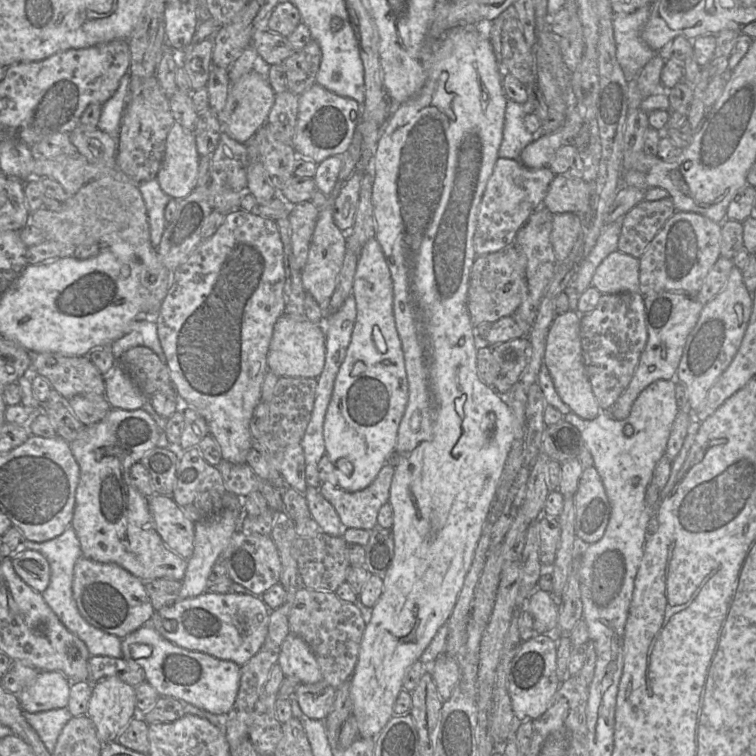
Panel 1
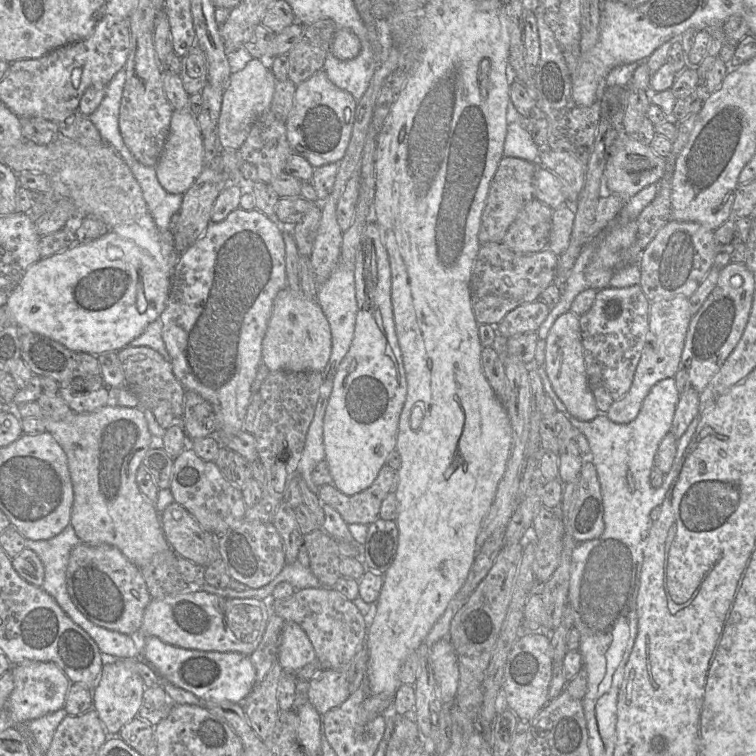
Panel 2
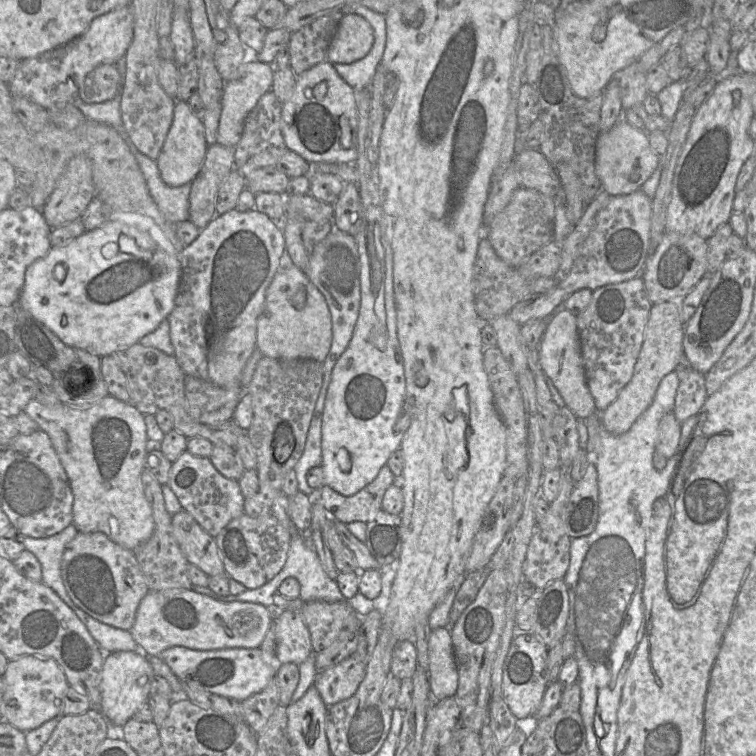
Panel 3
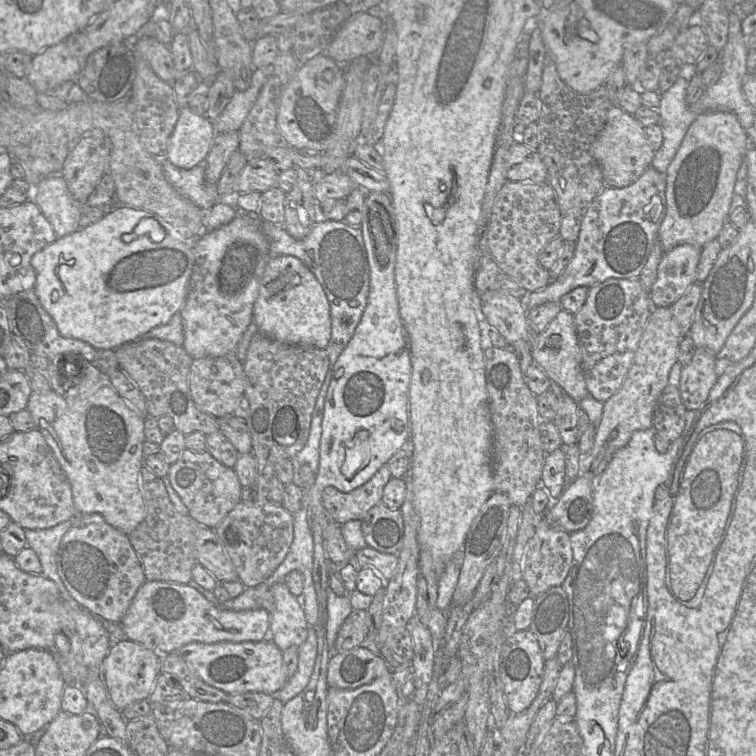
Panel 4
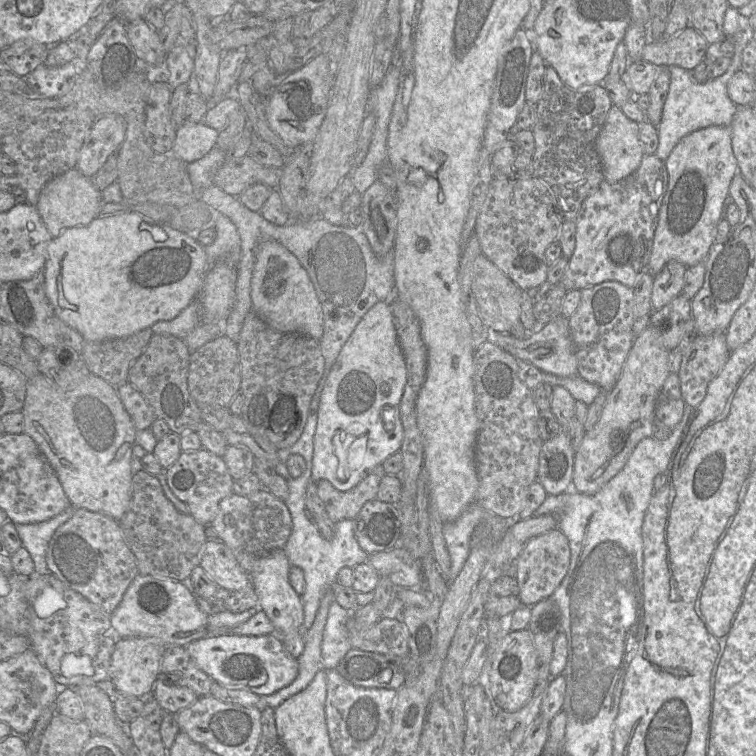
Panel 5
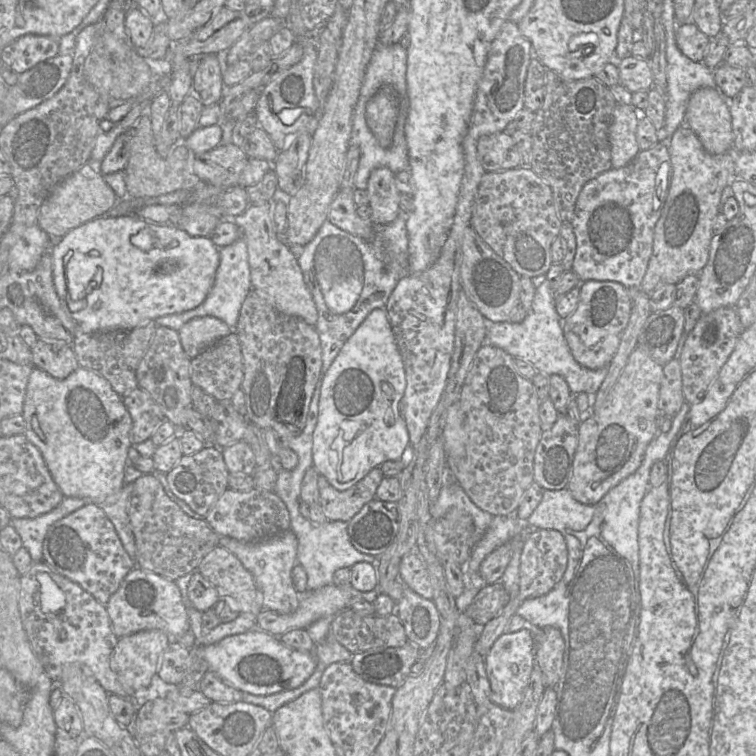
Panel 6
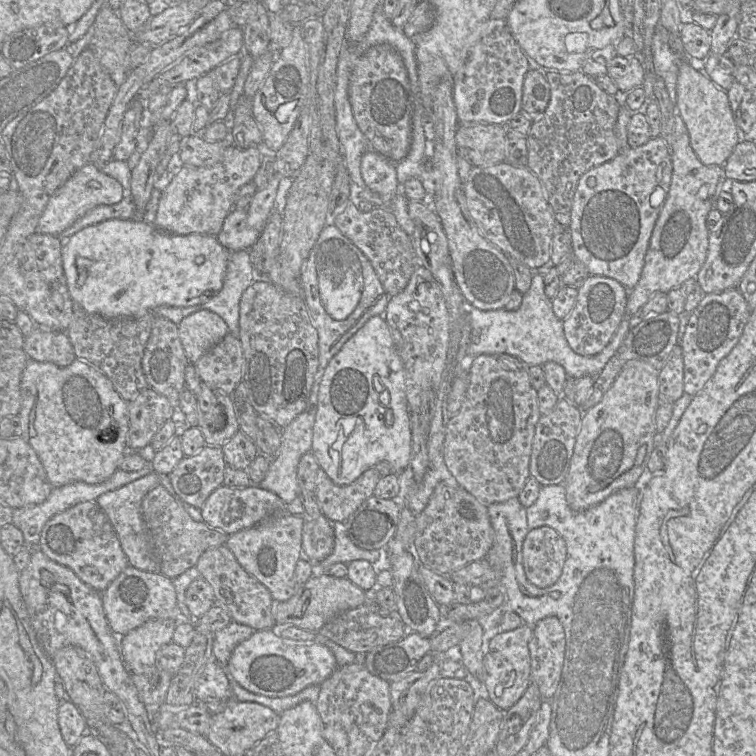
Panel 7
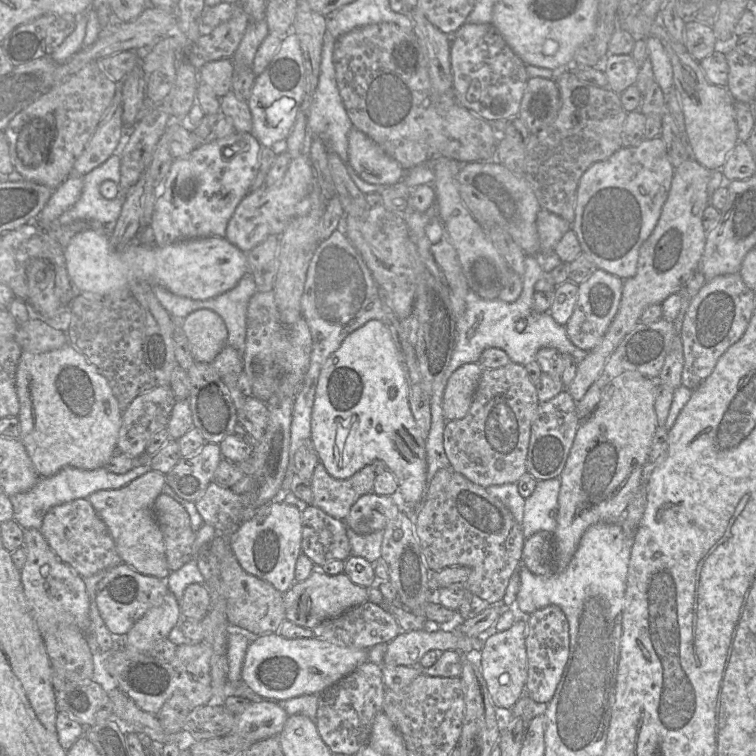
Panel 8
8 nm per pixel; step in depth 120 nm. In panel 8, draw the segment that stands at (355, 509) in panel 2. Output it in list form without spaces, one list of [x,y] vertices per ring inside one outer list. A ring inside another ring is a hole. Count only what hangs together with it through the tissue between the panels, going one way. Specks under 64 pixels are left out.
[[[319,462],[311,478],[313,503],[335,519],[345,520],[360,497],[373,492],[376,473],[367,465],[350,478],[333,478]]]

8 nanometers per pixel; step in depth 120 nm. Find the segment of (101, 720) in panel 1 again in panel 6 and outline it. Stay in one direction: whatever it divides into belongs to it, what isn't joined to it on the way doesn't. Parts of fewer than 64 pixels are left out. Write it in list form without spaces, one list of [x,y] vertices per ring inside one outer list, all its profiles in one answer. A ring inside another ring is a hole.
[[[156,629],[143,630],[119,638],[112,656],[112,668],[129,697],[134,697],[137,692],[148,689],[155,676],[159,678],[160,662],[171,640],[164,631]]]

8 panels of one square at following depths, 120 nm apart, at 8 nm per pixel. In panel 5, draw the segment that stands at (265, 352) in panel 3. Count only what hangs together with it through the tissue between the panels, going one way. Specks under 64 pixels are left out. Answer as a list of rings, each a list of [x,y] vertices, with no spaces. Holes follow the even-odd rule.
[[[269,240],[257,247],[251,280],[251,301],[252,310],[273,329],[321,339],[323,311],[316,290],[298,259],[277,241]]]

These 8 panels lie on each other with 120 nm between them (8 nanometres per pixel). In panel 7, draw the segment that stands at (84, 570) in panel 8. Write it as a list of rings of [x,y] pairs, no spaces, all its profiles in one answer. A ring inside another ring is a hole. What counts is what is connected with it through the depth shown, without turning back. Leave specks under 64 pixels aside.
[[[96,501],[78,503],[47,521],[39,549],[49,559],[71,569],[85,584],[100,593],[129,566],[114,527]]]

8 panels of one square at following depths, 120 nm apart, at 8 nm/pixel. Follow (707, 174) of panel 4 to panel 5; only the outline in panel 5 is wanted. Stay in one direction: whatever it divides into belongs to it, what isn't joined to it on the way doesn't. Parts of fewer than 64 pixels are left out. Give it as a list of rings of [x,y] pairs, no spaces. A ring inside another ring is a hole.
[[[712,125],[690,132],[679,140],[665,164],[668,187],[660,207],[648,264],[653,276],[671,260],[686,267],[704,262],[715,243],[723,203],[738,171],[729,126]]]

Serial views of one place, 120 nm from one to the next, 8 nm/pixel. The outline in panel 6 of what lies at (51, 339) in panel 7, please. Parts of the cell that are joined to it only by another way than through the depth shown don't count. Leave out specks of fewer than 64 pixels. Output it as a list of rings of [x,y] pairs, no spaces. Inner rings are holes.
[[[37,339],[36,344],[31,348],[31,353],[33,366],[56,379],[65,379],[78,367],[81,367],[71,345],[66,345],[55,352],[49,341]]]

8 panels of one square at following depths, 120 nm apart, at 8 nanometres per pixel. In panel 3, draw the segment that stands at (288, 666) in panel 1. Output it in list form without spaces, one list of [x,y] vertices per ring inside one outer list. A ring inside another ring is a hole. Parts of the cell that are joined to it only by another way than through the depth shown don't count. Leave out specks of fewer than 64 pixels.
[[[286,610],[272,622],[277,662],[300,665],[312,653],[310,632],[300,611]]]

